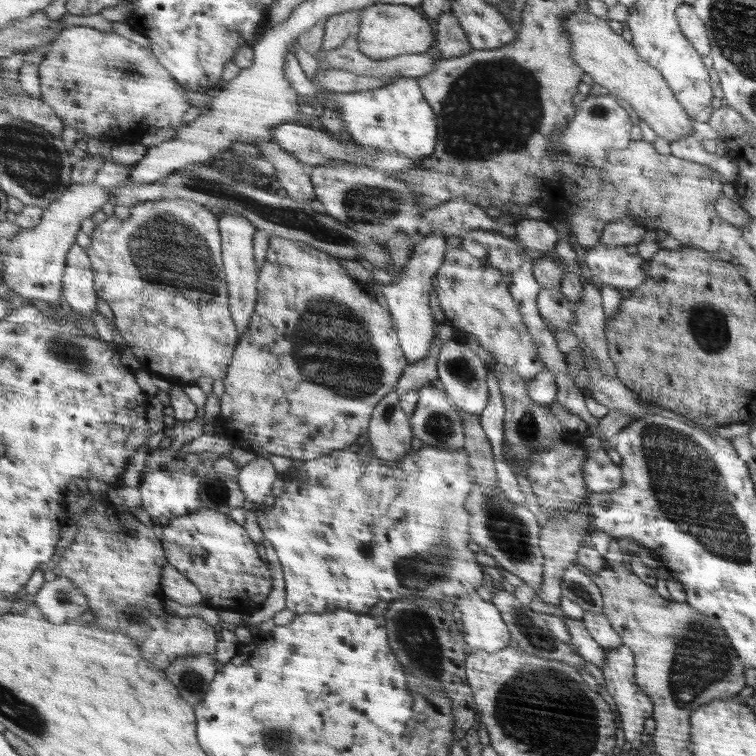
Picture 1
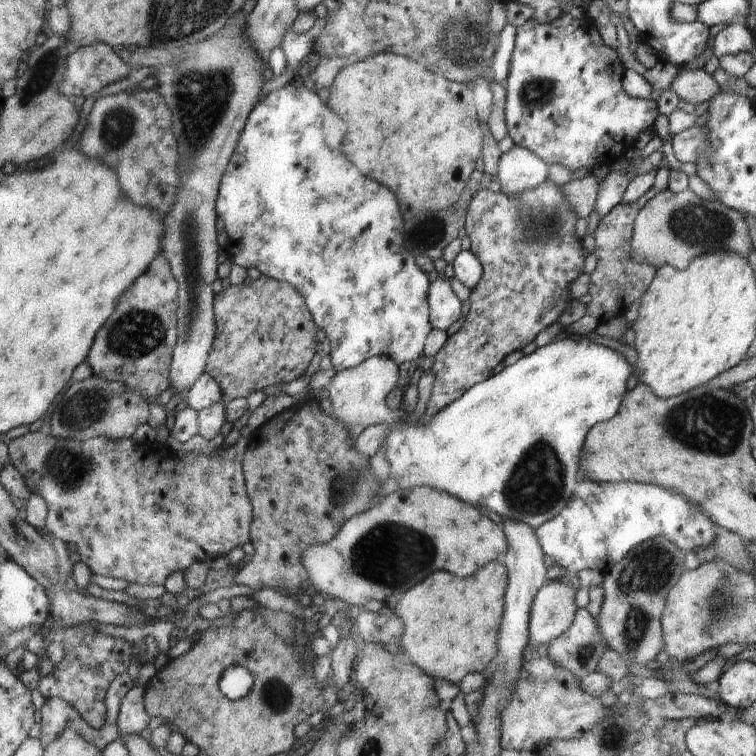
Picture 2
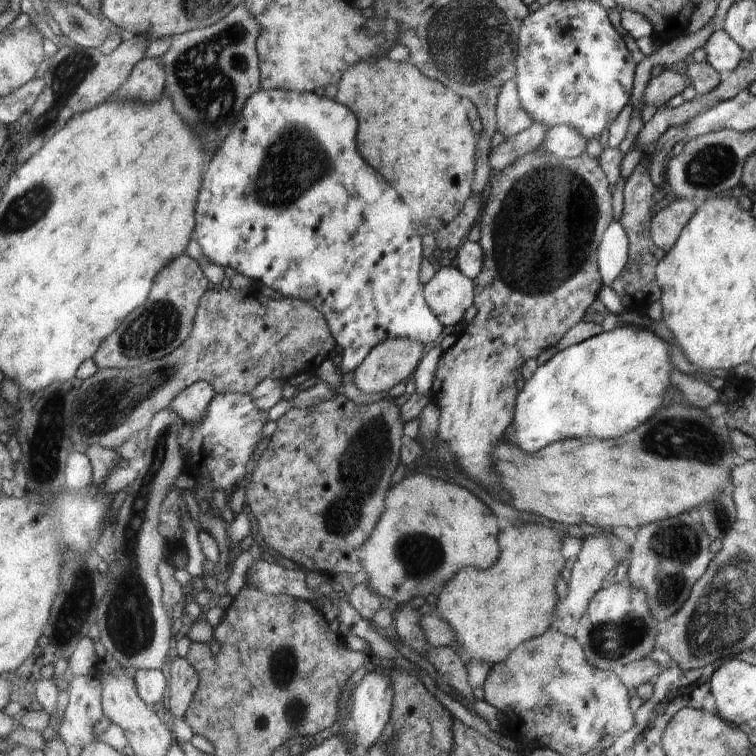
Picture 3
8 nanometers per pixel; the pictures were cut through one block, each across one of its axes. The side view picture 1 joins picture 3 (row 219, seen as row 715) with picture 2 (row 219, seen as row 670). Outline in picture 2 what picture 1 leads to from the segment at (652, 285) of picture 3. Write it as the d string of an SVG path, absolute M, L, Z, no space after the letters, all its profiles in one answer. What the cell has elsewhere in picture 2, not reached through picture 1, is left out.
M666 164L657 168L652 188L635 201L618 203L602 217L595 230L594 253L597 256L597 267L590 277L587 293L592 296L592 300L586 305L585 314L593 316L600 324L610 320L612 312L614 316L620 316L626 308L630 308L636 301L640 302L648 287L654 282L656 268L631 260L631 238L634 234L635 219L638 218L639 212L646 206L648 200L654 199L656 195L668 189L669 172L670 169Z

